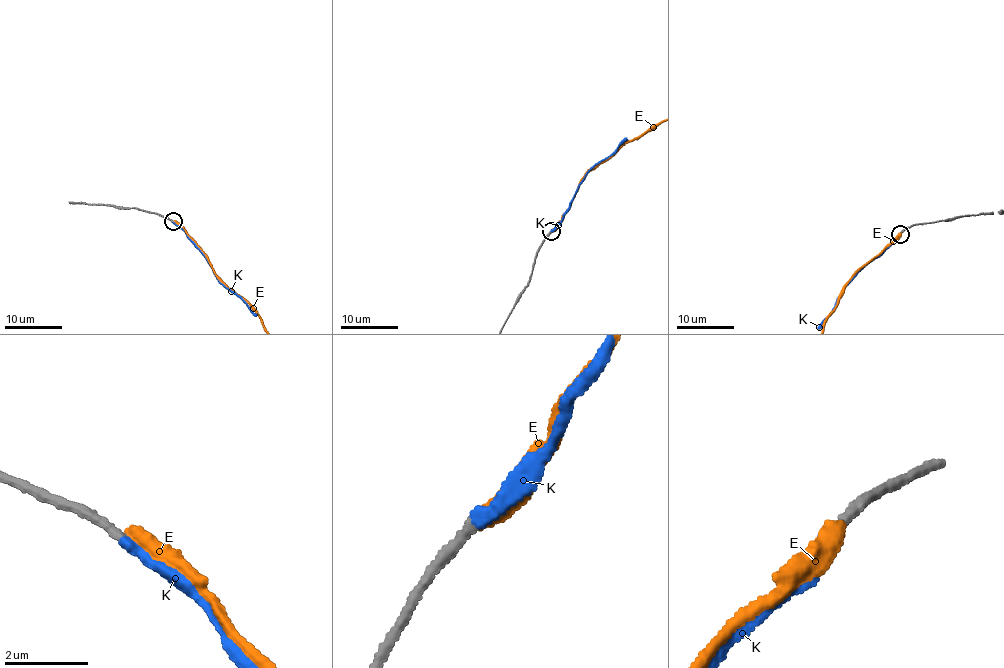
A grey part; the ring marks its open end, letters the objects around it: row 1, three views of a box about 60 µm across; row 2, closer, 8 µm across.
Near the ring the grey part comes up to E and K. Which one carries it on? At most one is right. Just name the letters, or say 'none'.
K

